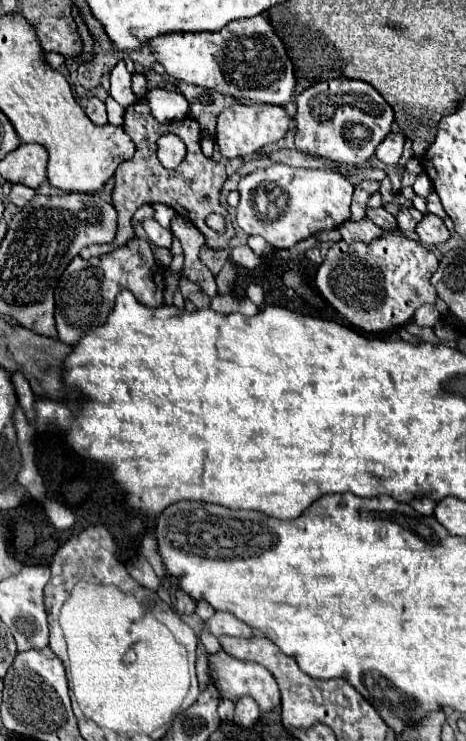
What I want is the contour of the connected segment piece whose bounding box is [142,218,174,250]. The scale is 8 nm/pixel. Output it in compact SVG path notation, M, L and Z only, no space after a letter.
M144 220L142 222L142 226L144 226L144 230L146 230L146 234L148 234L148 238L156 244L156 246L162 246L162 248L172 248L172 242L174 242L174 234L172 234L172 230L168 230L168 228L162 228L156 220Z

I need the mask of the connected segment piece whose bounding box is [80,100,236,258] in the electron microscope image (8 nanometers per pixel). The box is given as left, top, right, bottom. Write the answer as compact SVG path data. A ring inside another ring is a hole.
M134 102L126 108L124 114L124 124L122 124L124 132L132 138L132 142L136 144L136 154L132 160L122 162L114 174L116 178L116 190L114 190L114 208L116 208L118 216L118 228L116 238L110 244L90 245L80 250L82 258L94 258L94 256L104 256L110 254L112 250L118 250L120 246L126 246L128 241L133 239L136 235L130 220L134 216L134 212L144 206L144 204L154 204L154 202L164 202L170 208L176 210L178 216L188 218L206 238L206 246L212 250L222 250L228 246L228 242L236 236L236 230L232 226L230 214L228 210L220 204L220 192L222 186L226 182L226 170L220 162L214 162L210 158L206 158L200 150L200 126L196 120L180 120L180 122L156 122L156 118L152 118L152 112L148 110L148 106L144 102ZM164 134L176 134L180 136L180 140L186 144L186 156L184 160L174 168L168 170L160 164L158 156L156 156L156 140ZM210 212L220 212L226 218L226 232L218 234L214 230L210 230L204 222L204 218Z

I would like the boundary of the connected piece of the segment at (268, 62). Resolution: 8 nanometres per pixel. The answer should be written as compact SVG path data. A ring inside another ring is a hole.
M268 14L234 20L220 32L204 34L164 34L148 42L154 58L166 72L182 82L202 86L238 100L286 106L292 100L296 78L284 42L268 22Z

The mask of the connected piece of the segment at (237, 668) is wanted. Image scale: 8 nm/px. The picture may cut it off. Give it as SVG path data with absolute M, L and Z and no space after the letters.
M224 650L208 654L210 676L222 698L236 702L240 696L252 696L260 710L272 710L280 704L280 690L274 676L256 662L244 662L228 656Z

